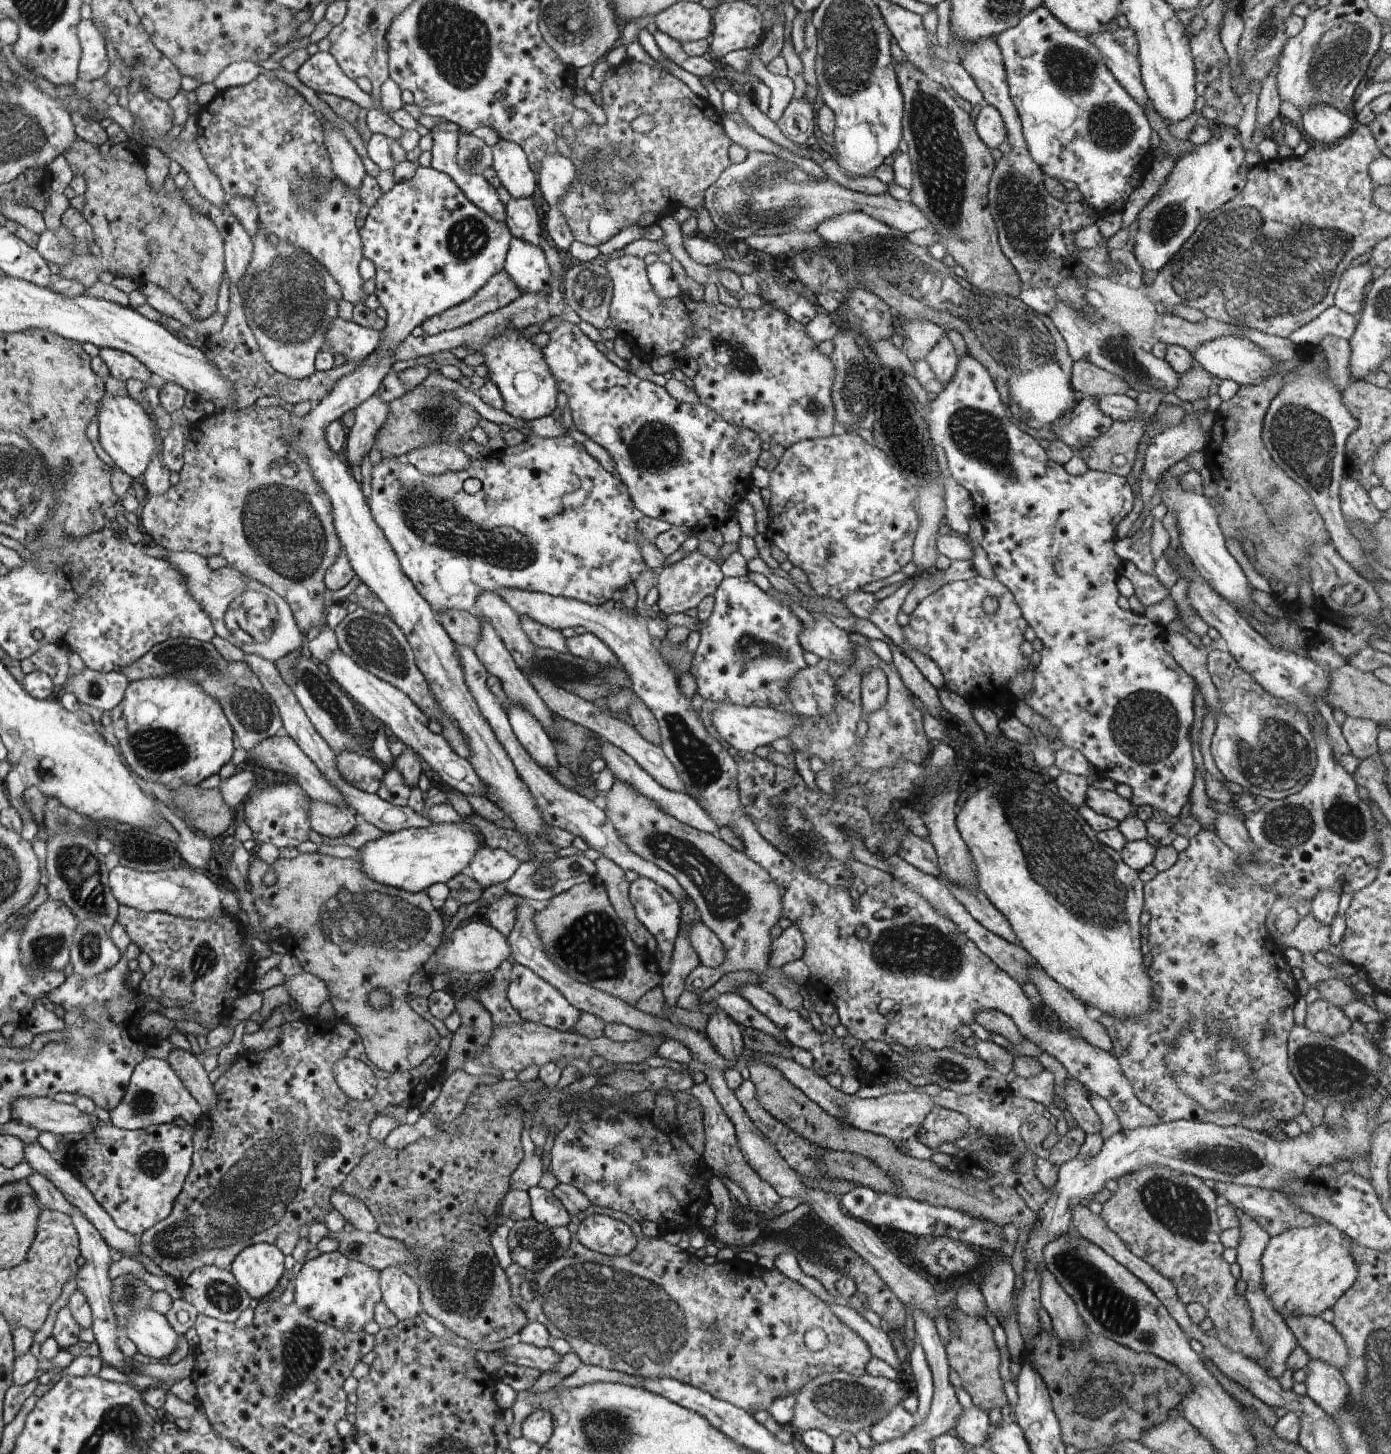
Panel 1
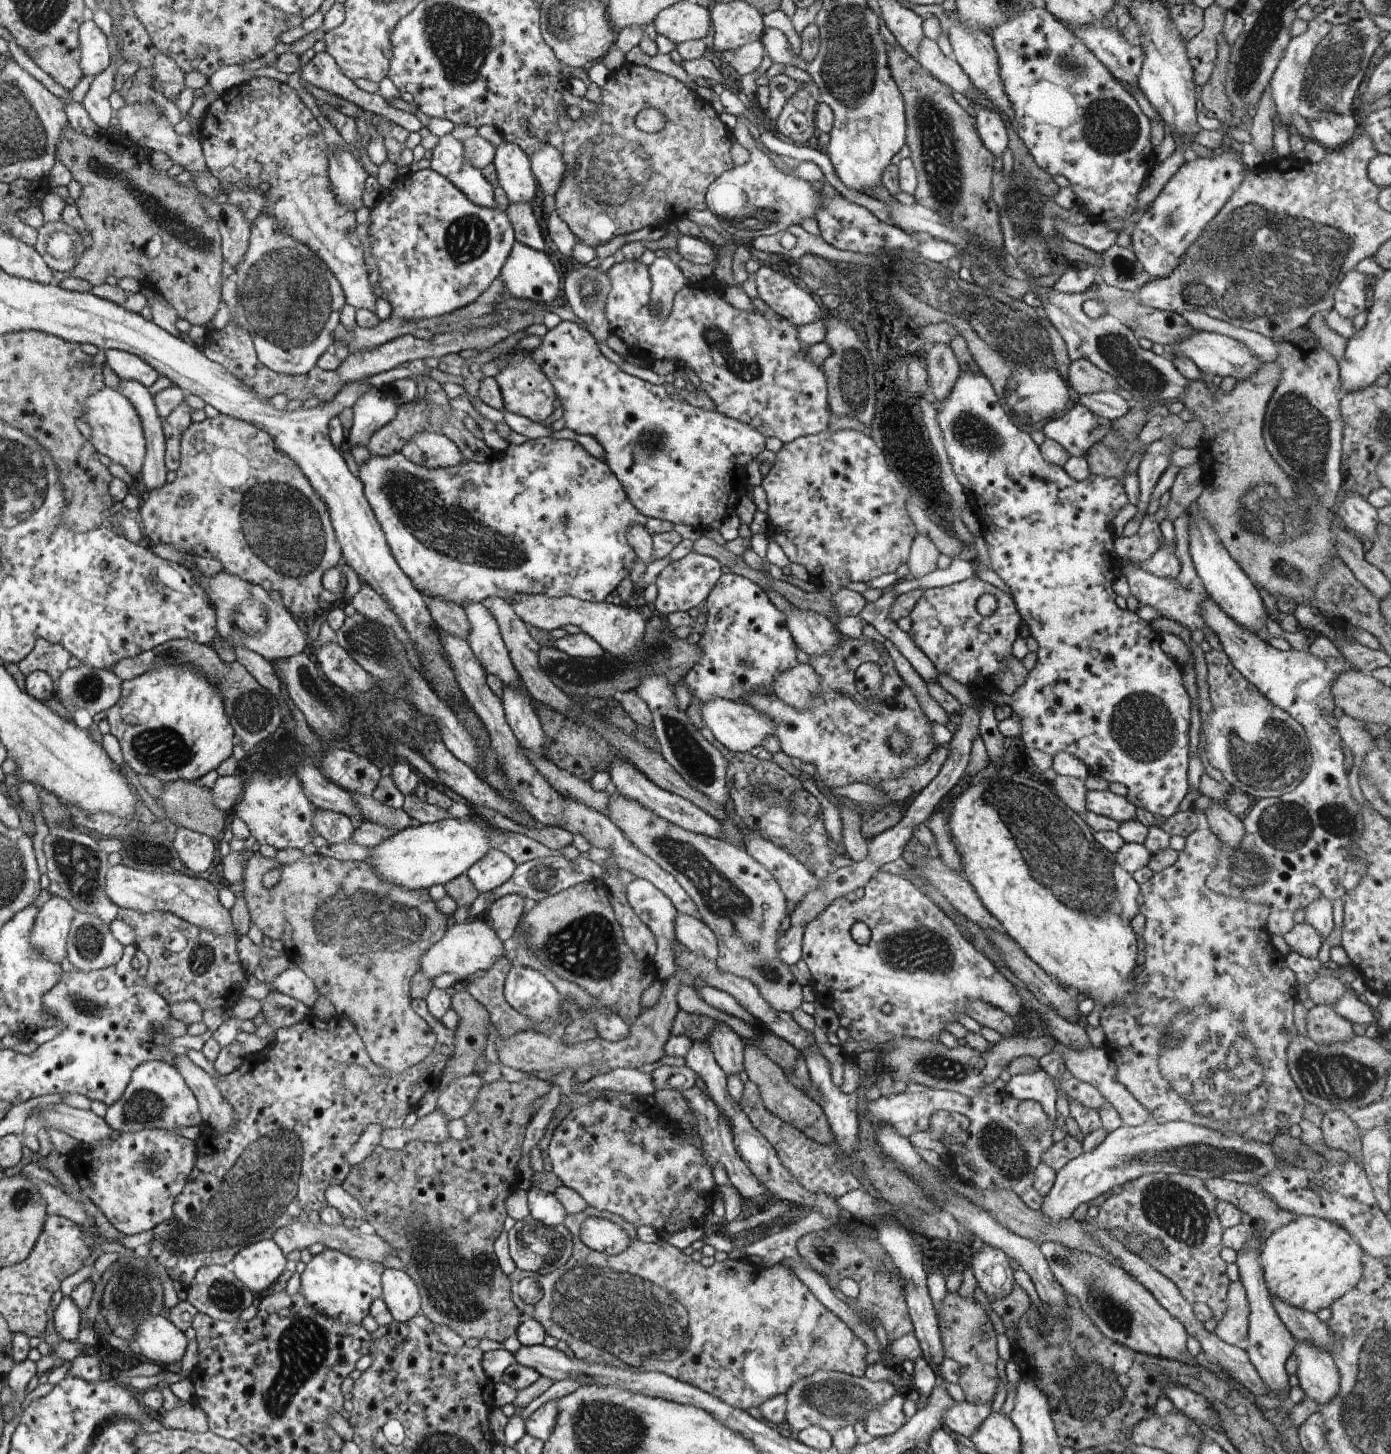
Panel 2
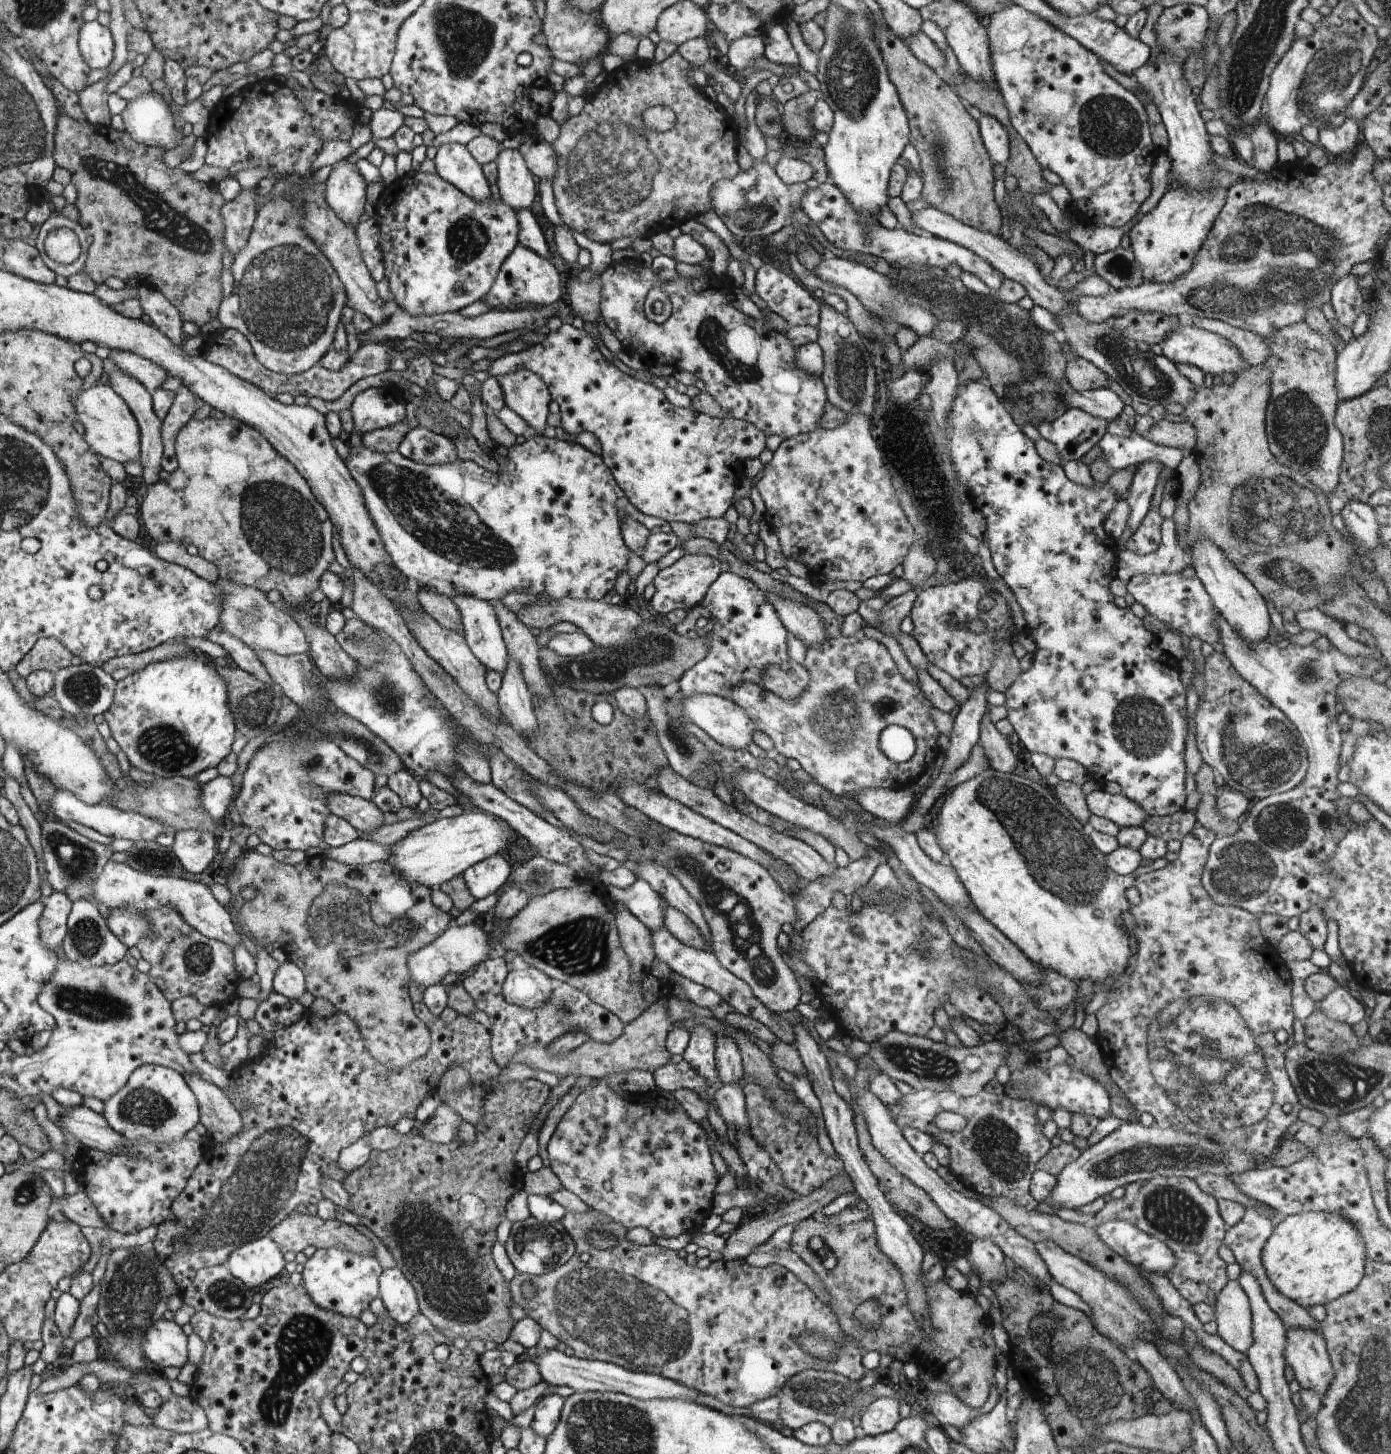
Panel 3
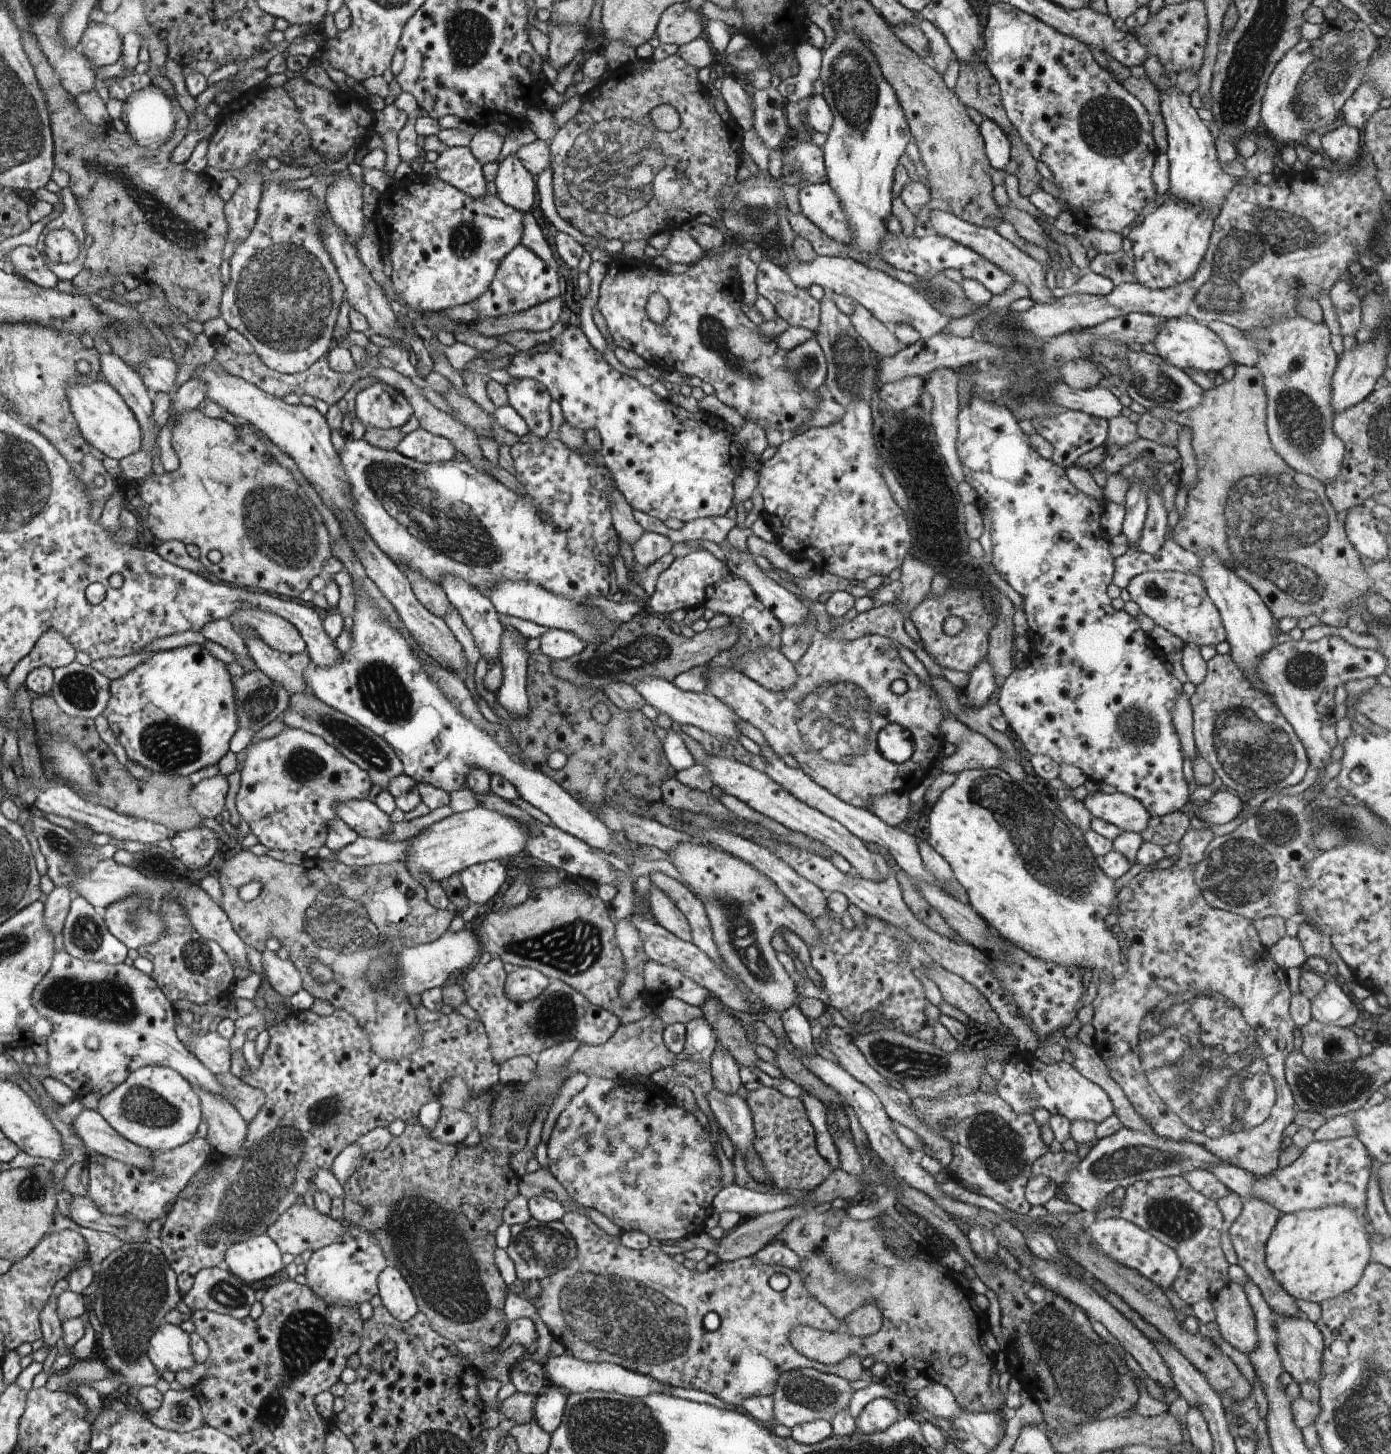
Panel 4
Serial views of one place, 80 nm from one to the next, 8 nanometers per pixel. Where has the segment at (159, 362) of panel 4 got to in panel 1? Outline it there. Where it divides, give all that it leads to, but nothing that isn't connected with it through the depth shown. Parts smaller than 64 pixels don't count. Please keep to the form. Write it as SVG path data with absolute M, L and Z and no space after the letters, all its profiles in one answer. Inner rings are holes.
M104 347L100 349L99 355L109 368L111 376L116 380L126 383L130 379L138 379L147 384L152 376L147 366L127 352Z

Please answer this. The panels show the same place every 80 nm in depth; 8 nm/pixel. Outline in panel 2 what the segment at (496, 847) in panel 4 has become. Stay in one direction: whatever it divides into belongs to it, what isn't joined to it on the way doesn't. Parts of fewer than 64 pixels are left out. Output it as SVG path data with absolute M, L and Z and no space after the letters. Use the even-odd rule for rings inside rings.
M477 815L464 819L444 819L437 823L420 824L417 827L408 827L396 832L390 838L383 840L379 845L371 847L371 858L366 860L372 865L375 873L384 881L407 887L410 890L429 889L434 884L450 882L467 872L490 850L489 833L491 826Z

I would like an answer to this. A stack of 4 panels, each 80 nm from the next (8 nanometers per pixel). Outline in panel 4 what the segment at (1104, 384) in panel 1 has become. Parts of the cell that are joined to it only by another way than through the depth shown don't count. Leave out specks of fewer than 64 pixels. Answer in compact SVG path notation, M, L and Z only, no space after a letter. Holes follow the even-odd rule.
M1078 357L1067 363L1064 362L1060 366L1060 372L1068 386L1076 390L1091 389L1092 387L1098 387L1098 383L1104 377L1096 365L1086 357Z

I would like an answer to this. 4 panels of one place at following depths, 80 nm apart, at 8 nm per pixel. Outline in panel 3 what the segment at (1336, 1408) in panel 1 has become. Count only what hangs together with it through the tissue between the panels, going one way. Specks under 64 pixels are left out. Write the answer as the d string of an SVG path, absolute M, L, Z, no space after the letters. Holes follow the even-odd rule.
M1287 1329L1286 1338L1285 1361L1292 1366L1295 1379L1322 1398L1335 1377L1325 1340L1312 1329Z

